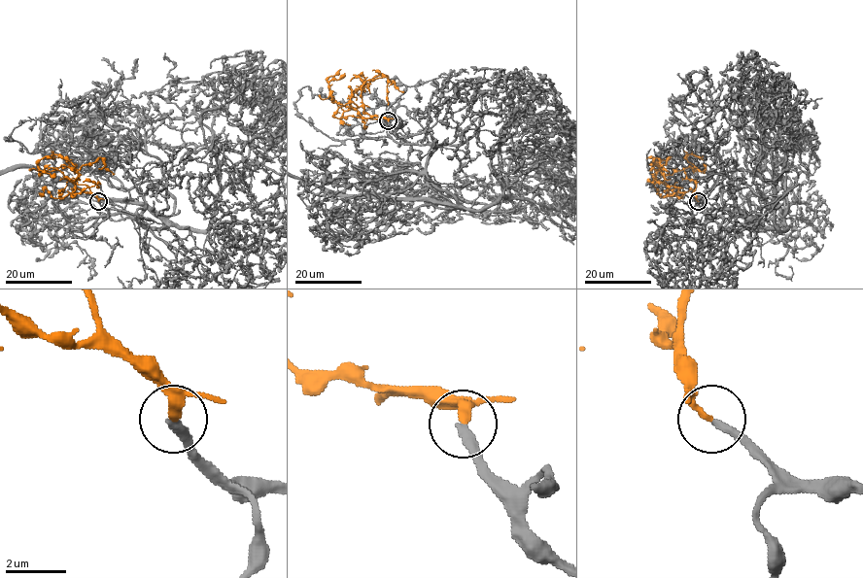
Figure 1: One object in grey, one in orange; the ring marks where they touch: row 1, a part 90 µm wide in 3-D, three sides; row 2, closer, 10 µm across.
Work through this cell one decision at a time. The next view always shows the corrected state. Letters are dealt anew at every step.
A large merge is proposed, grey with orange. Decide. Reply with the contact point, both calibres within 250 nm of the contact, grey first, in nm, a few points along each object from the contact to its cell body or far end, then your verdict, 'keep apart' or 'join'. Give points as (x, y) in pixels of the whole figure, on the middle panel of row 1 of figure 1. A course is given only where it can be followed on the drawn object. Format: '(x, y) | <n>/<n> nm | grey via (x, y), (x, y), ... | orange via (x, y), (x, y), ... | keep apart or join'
(388, 120) | 280/220 nm | grey via (388, 121), (399, 137), (426, 131), (434, 150), (410, 189), (387, 197), (343, 196) | orange via (388, 121), (341, 106), (336, 118), (359, 117), (355, 110), (345, 111), (342, 120), (350, 124) | join

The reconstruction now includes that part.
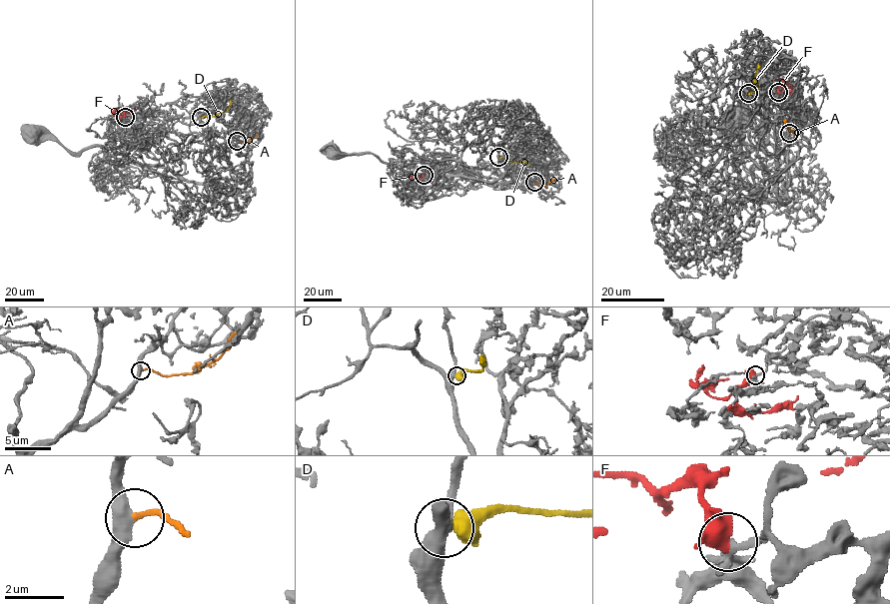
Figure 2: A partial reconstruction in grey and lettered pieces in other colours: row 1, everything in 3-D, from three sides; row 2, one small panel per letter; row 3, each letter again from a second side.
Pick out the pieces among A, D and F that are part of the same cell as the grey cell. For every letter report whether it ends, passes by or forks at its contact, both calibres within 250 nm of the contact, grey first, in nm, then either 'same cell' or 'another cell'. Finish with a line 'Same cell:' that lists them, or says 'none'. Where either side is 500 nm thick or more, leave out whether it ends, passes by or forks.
A: it ends there; 400 nm thick on the grey side, 170 nm on the other; same cell
D: it ends there; 360 nm thick on the grey side, 480 nm on the other; another cell
F: 170 nm thick on the grey side, 700 nm on the other; same cell
Same cell: A, F

